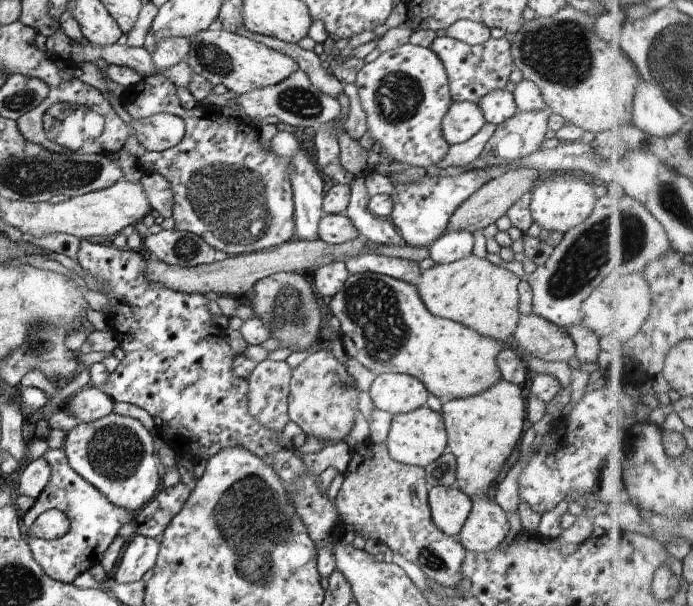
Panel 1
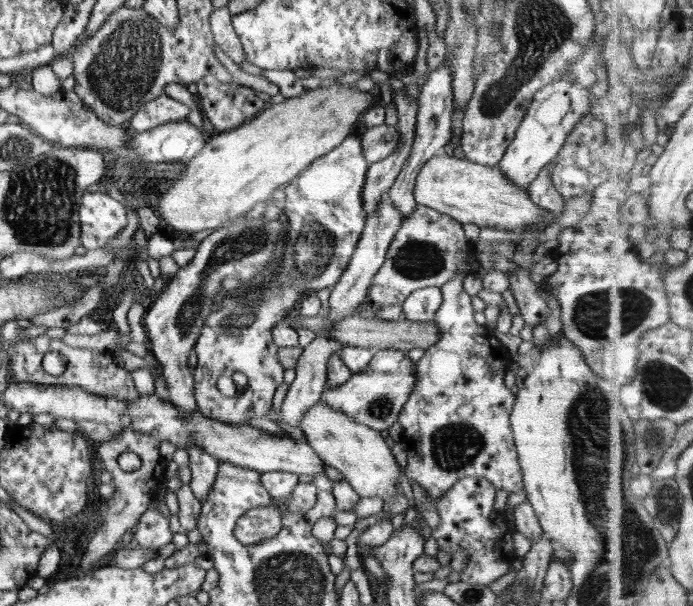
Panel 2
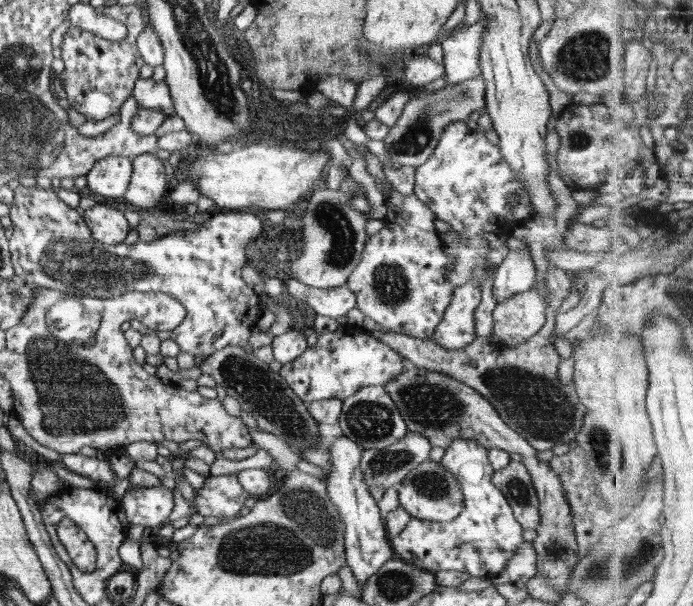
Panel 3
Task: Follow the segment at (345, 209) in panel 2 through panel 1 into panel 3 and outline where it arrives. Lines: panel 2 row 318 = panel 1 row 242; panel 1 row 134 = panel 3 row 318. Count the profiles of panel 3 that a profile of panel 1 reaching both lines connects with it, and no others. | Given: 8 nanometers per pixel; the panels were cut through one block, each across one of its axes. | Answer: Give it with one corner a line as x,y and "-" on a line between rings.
20,185
15,190
12,204
9,205
12,228
14,229
12,237
9,239
9,251
11,252
11,261
14,267
15,277
30,283
32,285
39,286
40,288
55,289
61,291
64,294
78,296
83,298
116,298
126,292
164,292
166,295
174,297
180,304
183,304
186,309
184,320
171,332
158,333
161,339
170,338
178,344
179,348
184,352
189,352
192,356
197,354
214,354
217,350
224,348
225,346
246,346
248,340
250,340
250,333
253,327
257,324
260,315
263,310
264,302
260,300
260,297
246,285
246,282
242,279
242,269
247,264
246,259
246,246
249,241
255,239
255,235
262,232
262,220
255,215
254,211
244,212
232,211
232,212
217,212
213,217
198,219
198,229
196,230
176,230
169,232
168,234
156,237
152,241
139,241
137,243
128,245
120,243
117,245
107,245
103,242
97,241
92,235
88,225
84,222
83,216
80,216
75,208
71,208
70,205
64,203
59,197
57,190
44,189
37,185
32,187
24,187

